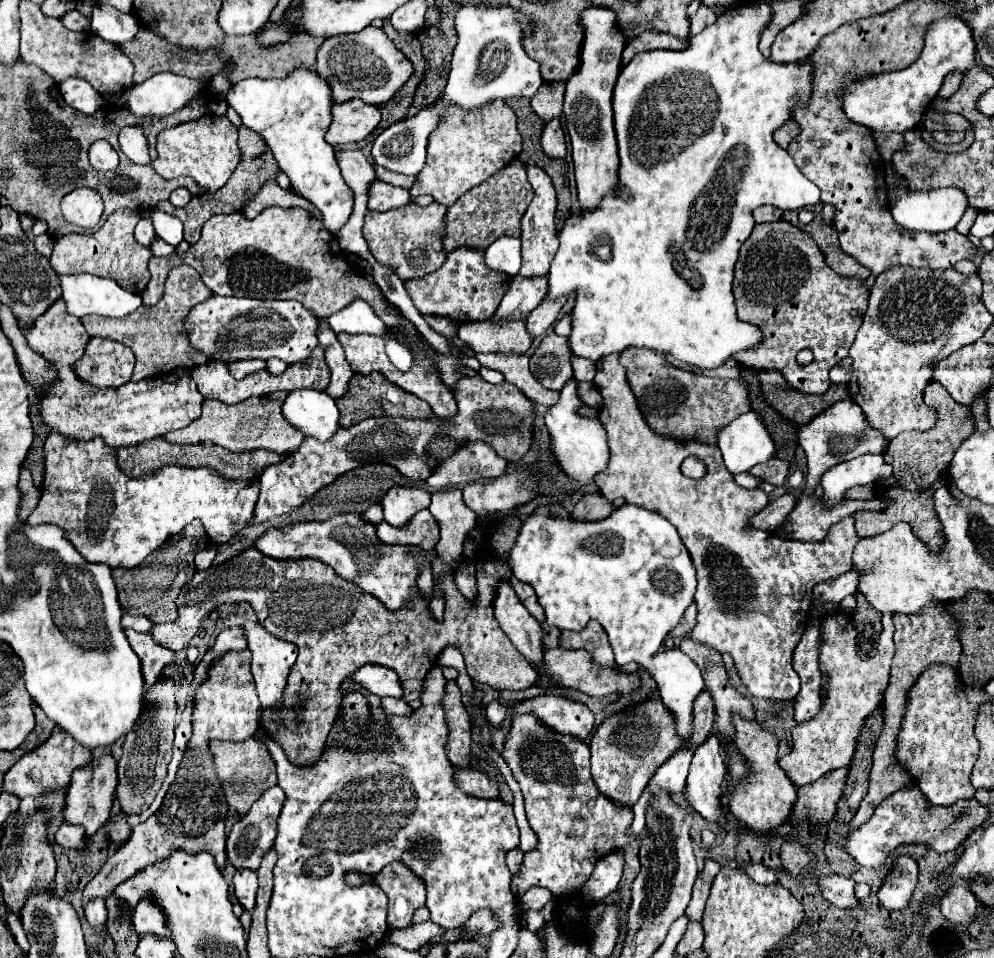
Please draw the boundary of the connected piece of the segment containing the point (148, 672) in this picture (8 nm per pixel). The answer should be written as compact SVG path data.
M124 629L124 633L130 641L130 647L140 657L146 687L152 687L160 679L162 669L174 661L176 653L156 645L148 633L136 633L134 629Z

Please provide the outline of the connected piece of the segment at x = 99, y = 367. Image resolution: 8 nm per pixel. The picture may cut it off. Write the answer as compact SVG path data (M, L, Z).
M90 337L84 357L72 367L80 381L92 387L120 387L130 381L134 369L134 353L130 347L112 339Z

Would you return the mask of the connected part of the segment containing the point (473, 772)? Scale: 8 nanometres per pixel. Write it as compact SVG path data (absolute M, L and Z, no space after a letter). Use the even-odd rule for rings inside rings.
M456 769L456 783L460 785L460 789L464 789L466 793L480 797L480 799L492 799L492 797L500 797L498 785L488 779L486 773L478 771L478 769Z

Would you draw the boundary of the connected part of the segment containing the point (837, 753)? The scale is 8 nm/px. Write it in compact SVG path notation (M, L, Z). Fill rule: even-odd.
M836 609L834 613L830 613L830 617L822 619L822 643L820 643L820 671L822 671L822 707L816 713L816 717L812 717L806 723L798 723L792 729L792 753L786 757L780 757L778 763L780 767L786 771L788 779L792 779L792 783L796 785L804 785L804 783L812 783L818 777L822 777L826 771L838 769L838 767L846 767L850 765L850 759L856 751L856 741L860 735L860 729L866 721L866 717L876 711L876 707L882 707L884 703L884 689L888 687L888 677L890 677L890 663L894 657L894 643L892 643L892 615L884 613L882 615L882 633L876 639L876 649L872 655L866 657L866 649L860 649L856 643L858 631L854 627L852 617L846 617L850 613L844 613L840 609Z

